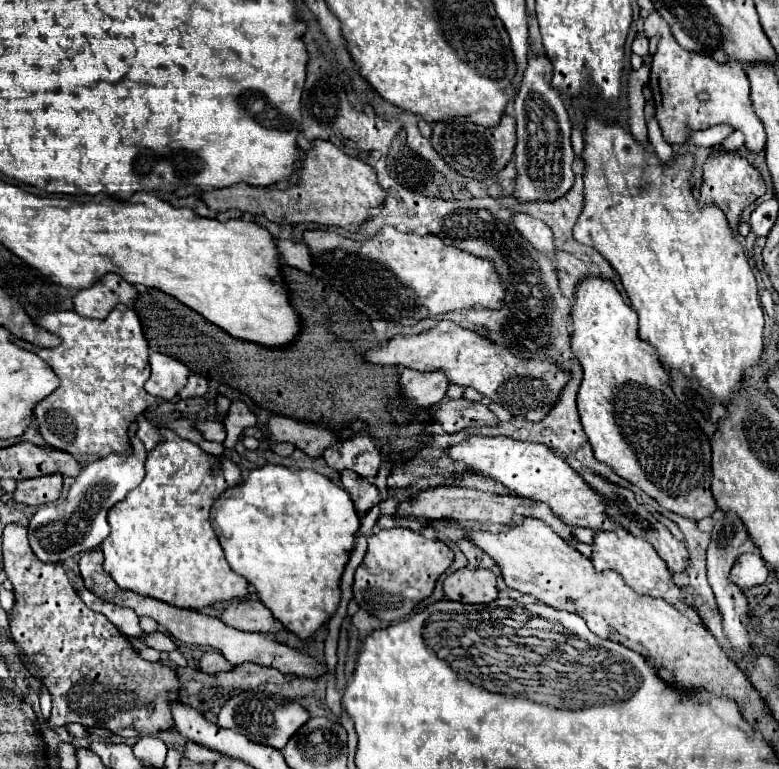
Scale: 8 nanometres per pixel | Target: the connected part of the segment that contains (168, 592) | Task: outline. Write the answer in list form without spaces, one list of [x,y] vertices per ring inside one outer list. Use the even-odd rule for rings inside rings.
[[[170,429],[164,433],[166,443],[148,453],[144,481],[108,513],[112,531],[100,547],[106,557],[104,571],[120,589],[182,609],[242,599],[248,595],[248,581],[228,567],[210,525],[212,503],[232,485],[240,485],[240,469],[226,457],[204,453]]]

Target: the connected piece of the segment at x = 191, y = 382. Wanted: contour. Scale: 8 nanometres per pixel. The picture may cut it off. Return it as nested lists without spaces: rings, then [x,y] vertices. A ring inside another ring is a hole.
[[[190,373],[190,375],[188,375],[188,383],[186,383],[186,387],[178,393],[178,397],[182,397],[182,399],[202,397],[202,395],[206,395],[206,391],[208,391],[208,381],[206,381],[202,375]]]

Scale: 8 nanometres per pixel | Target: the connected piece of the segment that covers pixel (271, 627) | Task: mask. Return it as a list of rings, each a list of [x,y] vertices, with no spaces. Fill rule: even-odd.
[[[248,599],[230,603],[220,619],[234,629],[260,631],[264,635],[276,635],[282,629],[282,625],[272,617],[272,613],[260,601],[248,601]]]

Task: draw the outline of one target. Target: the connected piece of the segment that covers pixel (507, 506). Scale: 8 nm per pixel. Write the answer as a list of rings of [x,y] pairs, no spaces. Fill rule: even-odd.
[[[436,487],[436,489],[420,491],[418,497],[414,497],[412,505],[400,503],[400,509],[396,511],[396,515],[412,515],[412,517],[422,517],[422,519],[480,521],[480,523],[482,523],[482,515],[486,515],[486,523],[492,521],[492,523],[502,523],[502,525],[512,525],[512,523],[518,525],[524,517],[532,517],[532,519],[546,521],[566,541],[574,541],[572,529],[568,529],[568,525],[564,525],[564,521],[560,521],[560,517],[556,517],[546,505],[540,505],[540,503],[528,501],[528,499],[520,499],[520,497],[512,497],[512,495],[508,495],[508,497],[494,495],[494,493],[484,493],[484,491],[466,489],[466,487]]]

